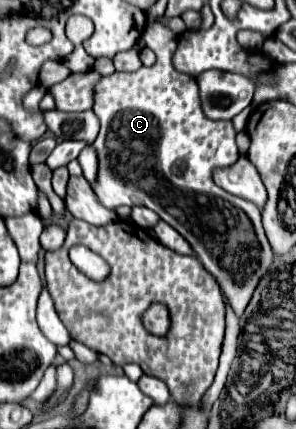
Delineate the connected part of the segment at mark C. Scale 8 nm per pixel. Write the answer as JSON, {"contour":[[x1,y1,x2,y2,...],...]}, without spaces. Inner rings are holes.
{"contour":[[155,21,145,27,141,39,155,52,155,65,141,67,133,73,113,73,101,79,95,87,93,111,101,121,101,131,93,143,99,153,99,177,93,185,95,195,107,209,113,211,121,205,143,205,155,211,165,223,187,239,203,267,219,283,235,315,243,317,247,301,251,301,259,279,273,263,273,249,261,225,261,211,253,203,223,191,211,179,215,167,227,167,239,159,235,143,237,131,231,127,231,121,207,119,199,103,199,85,195,77,173,67,173,53,179,45,177,33,173,33,165,23]]}

